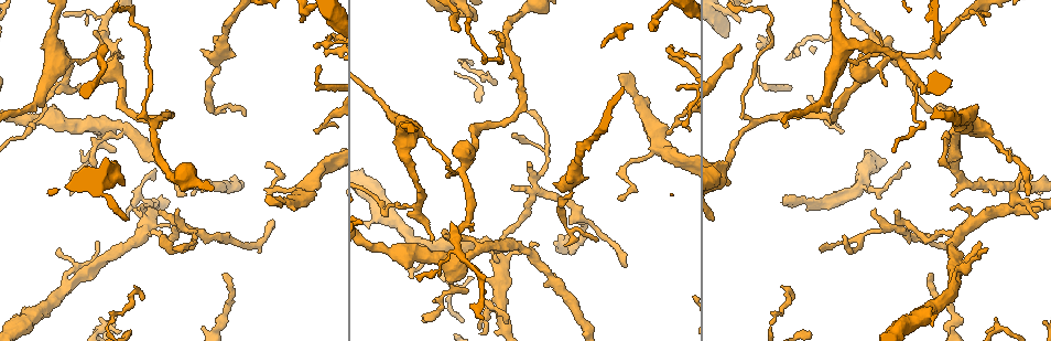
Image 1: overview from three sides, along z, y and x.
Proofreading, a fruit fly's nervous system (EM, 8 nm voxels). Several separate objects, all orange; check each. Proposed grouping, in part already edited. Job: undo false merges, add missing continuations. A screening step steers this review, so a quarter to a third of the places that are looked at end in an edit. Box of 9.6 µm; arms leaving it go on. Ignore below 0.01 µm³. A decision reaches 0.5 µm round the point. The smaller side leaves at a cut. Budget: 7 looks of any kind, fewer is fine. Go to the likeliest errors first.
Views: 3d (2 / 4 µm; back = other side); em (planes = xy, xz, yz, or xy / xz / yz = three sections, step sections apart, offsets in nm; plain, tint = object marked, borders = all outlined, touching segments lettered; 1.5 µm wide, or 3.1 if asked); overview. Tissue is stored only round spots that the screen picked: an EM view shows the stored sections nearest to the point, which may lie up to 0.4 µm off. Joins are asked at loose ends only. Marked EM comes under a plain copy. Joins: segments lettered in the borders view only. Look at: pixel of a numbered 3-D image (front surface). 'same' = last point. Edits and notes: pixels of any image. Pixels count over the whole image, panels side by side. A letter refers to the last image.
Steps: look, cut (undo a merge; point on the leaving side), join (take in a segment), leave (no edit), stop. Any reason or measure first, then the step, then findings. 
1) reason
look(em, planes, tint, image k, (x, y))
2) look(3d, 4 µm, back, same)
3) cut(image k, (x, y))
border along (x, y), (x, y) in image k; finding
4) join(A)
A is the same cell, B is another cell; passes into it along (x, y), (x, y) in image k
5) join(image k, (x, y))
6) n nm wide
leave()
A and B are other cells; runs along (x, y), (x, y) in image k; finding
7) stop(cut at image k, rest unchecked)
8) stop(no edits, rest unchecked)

long arm stops here
look(em, planes, borders, image 1, (930, 275))

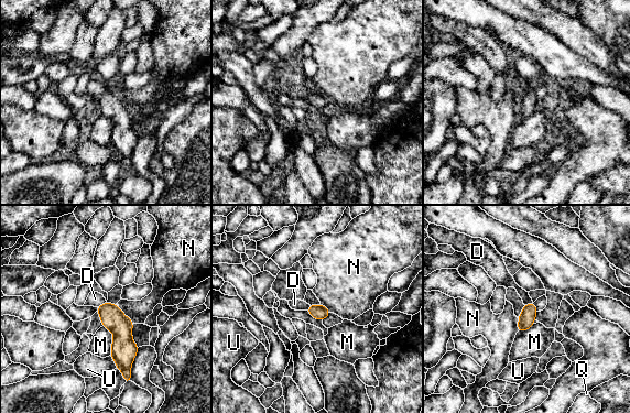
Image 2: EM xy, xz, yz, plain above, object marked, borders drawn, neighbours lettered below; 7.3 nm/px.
M touches over 240 nm
join(D)
D is the same cell, M, N, Q and U are other cells; passes into it along (112, 318), (102, 304), (95, 299) in image 2; it goes on there

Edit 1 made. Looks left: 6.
free end
look(em, planes, borders, image 1, (951, 87))

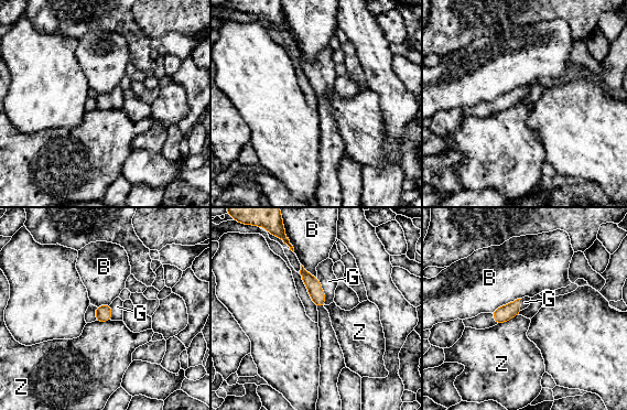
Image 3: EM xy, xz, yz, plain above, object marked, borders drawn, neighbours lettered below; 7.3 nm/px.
110 nm wide
join(G)
G is the same cell, B and Z are other cells; passes into it along (313, 286), (324, 294), (328, 281) in image 3; it goes on there

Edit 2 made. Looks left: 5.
see it whole again
look(overview)

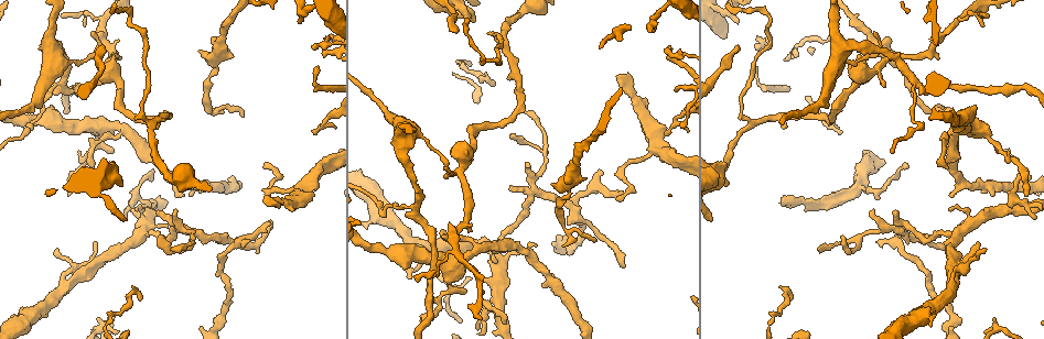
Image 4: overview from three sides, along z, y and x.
look(3d, 4 µm, image 4, (617, 199))

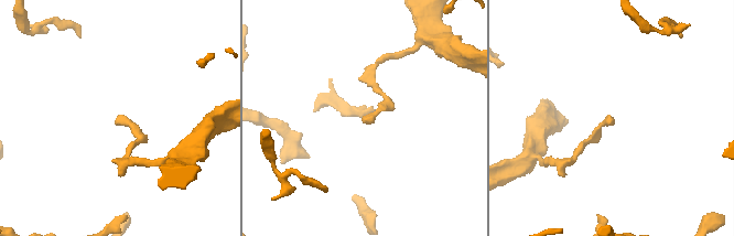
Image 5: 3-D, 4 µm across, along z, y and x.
shape alone is not enough
look(em, planes, borders, image 5, (612, 123))

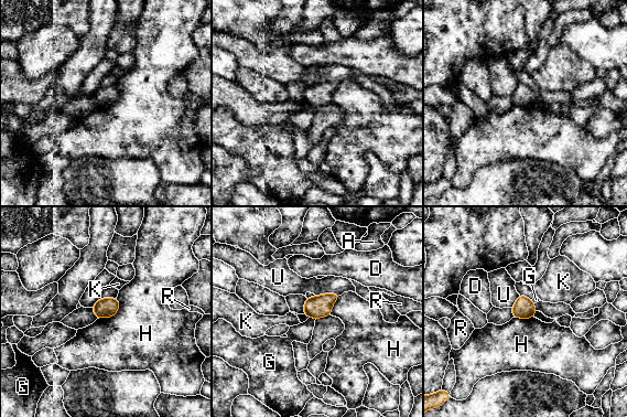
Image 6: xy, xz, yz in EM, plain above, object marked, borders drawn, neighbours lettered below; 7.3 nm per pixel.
140 nm wide
leave()
A, D, G, H, K, R and U are other cells; border along (117, 298), (119, 309), (98, 319) in image 6; no lettered segment goes on from it

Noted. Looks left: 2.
stop(join at image 2, join at image 3, rest unchecked)

